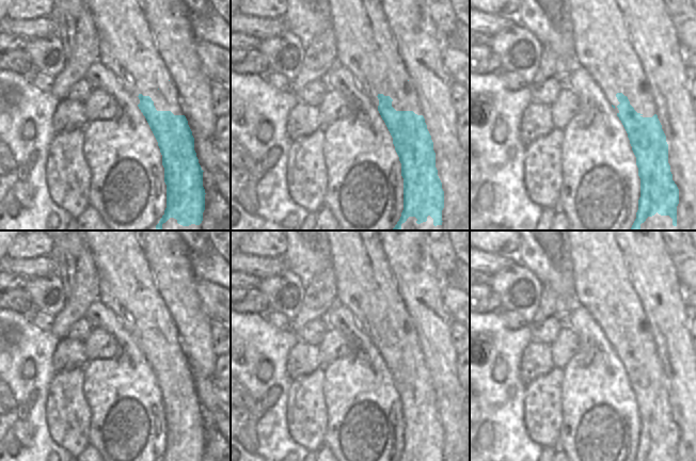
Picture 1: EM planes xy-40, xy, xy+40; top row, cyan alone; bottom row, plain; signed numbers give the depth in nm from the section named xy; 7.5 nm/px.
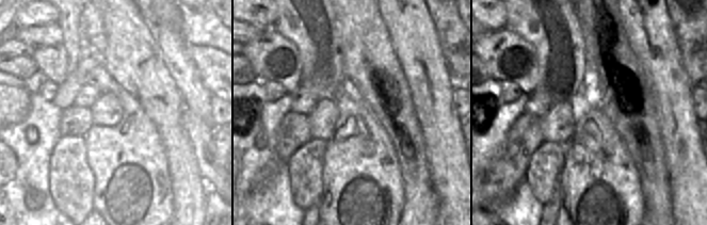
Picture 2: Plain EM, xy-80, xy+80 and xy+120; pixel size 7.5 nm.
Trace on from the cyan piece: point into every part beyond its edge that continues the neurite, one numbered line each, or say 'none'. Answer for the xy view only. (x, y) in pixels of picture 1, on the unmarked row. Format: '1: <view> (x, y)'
1: xy (397, 346)

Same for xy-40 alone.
1: xy-40 (127, 286)

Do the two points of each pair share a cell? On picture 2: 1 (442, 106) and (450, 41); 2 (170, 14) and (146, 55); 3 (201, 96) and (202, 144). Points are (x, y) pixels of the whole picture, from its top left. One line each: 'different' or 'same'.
1: different
2: different
3: different

